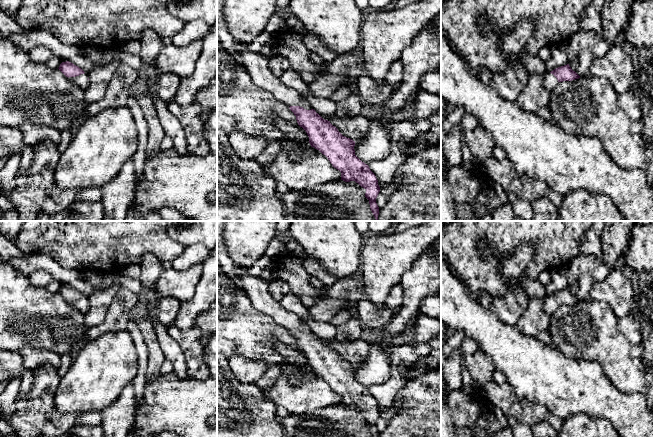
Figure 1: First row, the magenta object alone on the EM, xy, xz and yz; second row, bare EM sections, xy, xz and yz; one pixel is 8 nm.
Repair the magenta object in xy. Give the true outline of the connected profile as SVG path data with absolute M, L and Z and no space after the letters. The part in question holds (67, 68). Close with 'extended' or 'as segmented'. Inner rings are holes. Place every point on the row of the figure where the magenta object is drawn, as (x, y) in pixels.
M62 62L58 69L79 88L85 90L89 87L88 74L73 63Z; extended

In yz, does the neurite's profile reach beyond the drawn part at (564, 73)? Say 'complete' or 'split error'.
split error

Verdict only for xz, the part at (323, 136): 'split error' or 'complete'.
split error

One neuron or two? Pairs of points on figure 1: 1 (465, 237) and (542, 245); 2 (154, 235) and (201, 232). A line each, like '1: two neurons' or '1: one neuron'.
1: one neuron
2: two neurons

